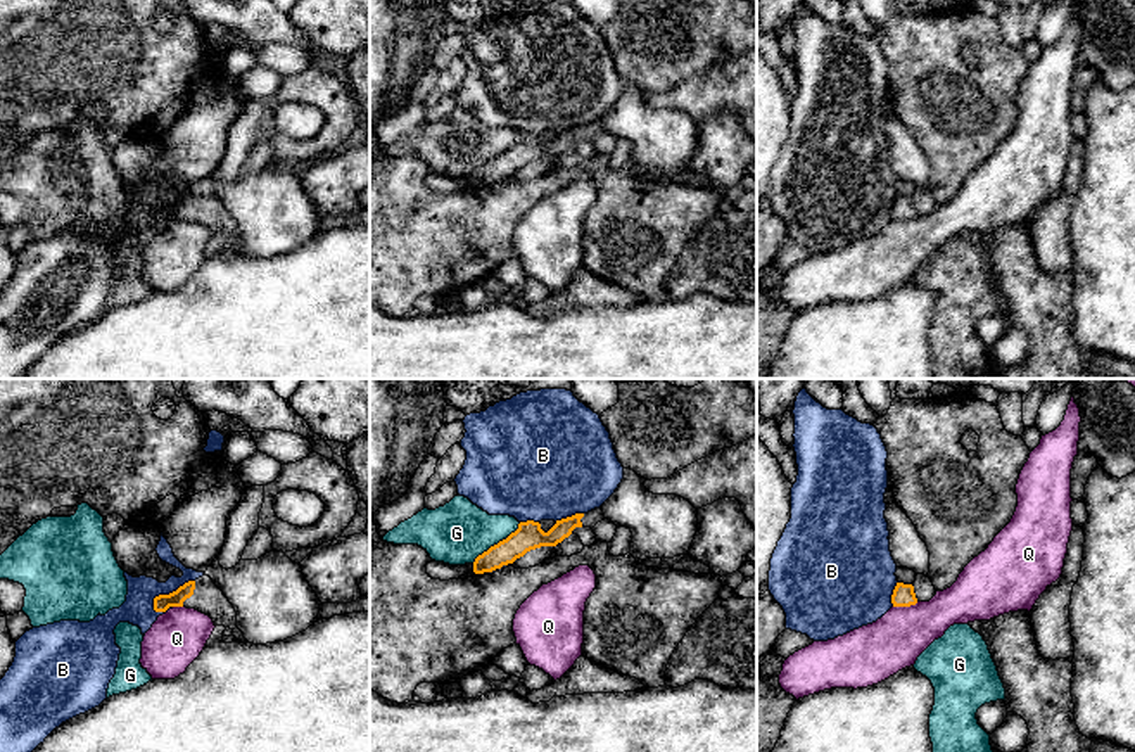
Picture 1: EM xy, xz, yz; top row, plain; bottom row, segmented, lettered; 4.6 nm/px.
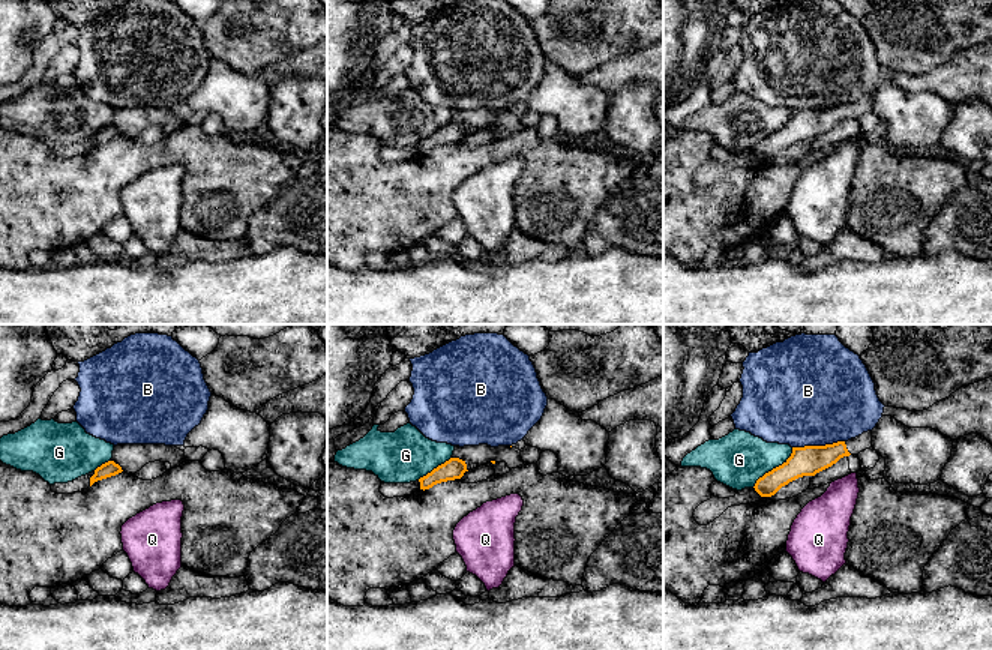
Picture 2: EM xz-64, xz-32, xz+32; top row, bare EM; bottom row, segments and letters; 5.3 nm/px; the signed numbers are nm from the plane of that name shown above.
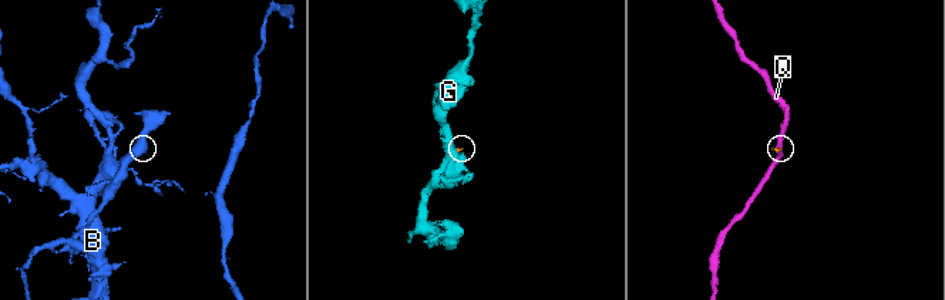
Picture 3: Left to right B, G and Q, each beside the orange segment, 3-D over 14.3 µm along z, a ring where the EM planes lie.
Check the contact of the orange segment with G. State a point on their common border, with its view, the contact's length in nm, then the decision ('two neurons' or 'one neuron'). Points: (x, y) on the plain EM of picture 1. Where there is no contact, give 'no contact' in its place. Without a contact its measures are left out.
xz (498, 156) | 300 nm | two neurons

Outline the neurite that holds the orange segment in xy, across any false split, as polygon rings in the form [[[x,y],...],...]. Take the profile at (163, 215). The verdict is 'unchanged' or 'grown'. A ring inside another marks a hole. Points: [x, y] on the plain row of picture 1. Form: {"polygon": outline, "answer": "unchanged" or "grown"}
{"polygon": [[[209,188],[188,194],[169,207],[154,211],[154,223],[166,225],[169,220],[195,221],[209,228],[214,239],[237,240],[237,225],[223,204]]], "answer": "grown"}

